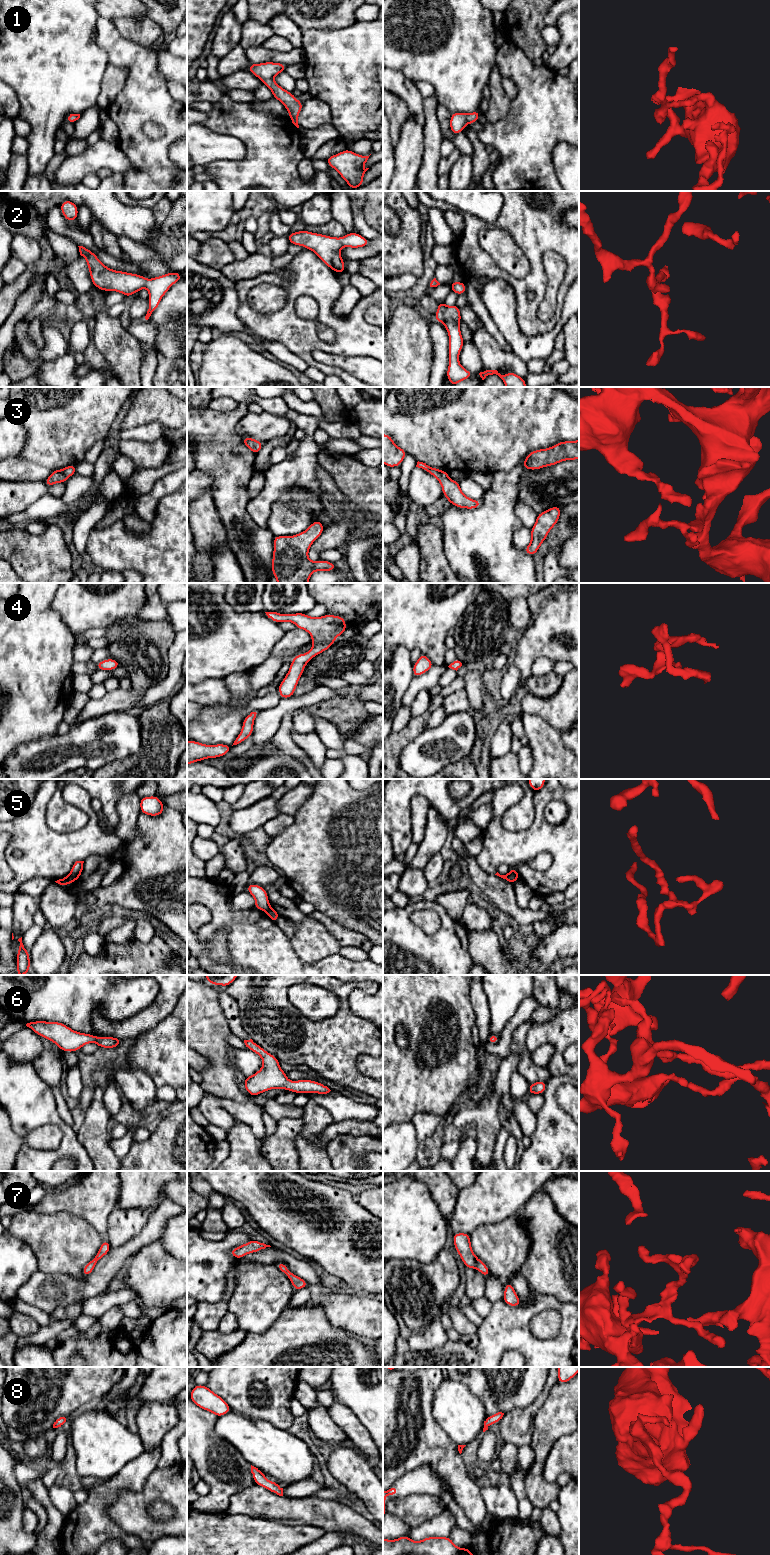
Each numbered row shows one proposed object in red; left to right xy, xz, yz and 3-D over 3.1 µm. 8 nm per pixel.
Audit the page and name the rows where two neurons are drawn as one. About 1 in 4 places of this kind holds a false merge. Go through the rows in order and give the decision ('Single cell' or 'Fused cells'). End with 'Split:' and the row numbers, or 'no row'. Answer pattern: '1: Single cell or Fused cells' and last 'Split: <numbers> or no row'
1: Single cell
2: Single cell
3: Single cell
4: Single cell
5: Fused cells
6: Single cell
7: Single cell
8: Single cell
Split: 5

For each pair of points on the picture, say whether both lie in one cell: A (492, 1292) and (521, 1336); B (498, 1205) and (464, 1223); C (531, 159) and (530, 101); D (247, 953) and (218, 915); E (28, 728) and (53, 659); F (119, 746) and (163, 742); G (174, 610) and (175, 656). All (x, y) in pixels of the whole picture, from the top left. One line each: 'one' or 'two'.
A: two
B: one
C: one
D: one
E: one
F: two
G: two

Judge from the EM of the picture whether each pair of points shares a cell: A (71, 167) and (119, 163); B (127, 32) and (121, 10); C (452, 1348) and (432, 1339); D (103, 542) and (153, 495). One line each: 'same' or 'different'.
A: same
B: different
C: different
D: different

